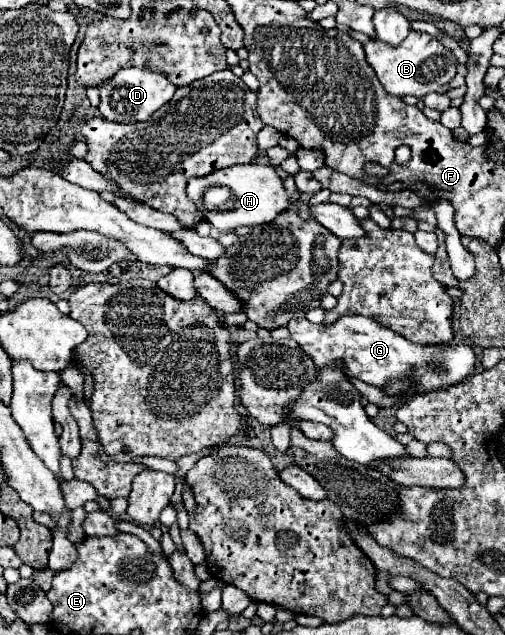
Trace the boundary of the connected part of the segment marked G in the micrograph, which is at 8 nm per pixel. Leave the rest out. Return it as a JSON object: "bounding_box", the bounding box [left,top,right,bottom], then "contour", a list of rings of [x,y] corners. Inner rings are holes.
{"bounding_box":[288,315,476,397],"contour":[[[344,315],[330,325],[314,325],[308,319],[292,319],[288,323],[290,337],[322,367],[332,367],[348,377],[356,377],[374,387],[390,387],[394,381],[408,381],[404,395],[414,397],[416,393],[448,389],[476,369],[476,353],[466,343],[438,343],[438,345],[416,345],[396,331],[382,327],[370,317]],[[342,359],[342,365],[338,365]]]}

